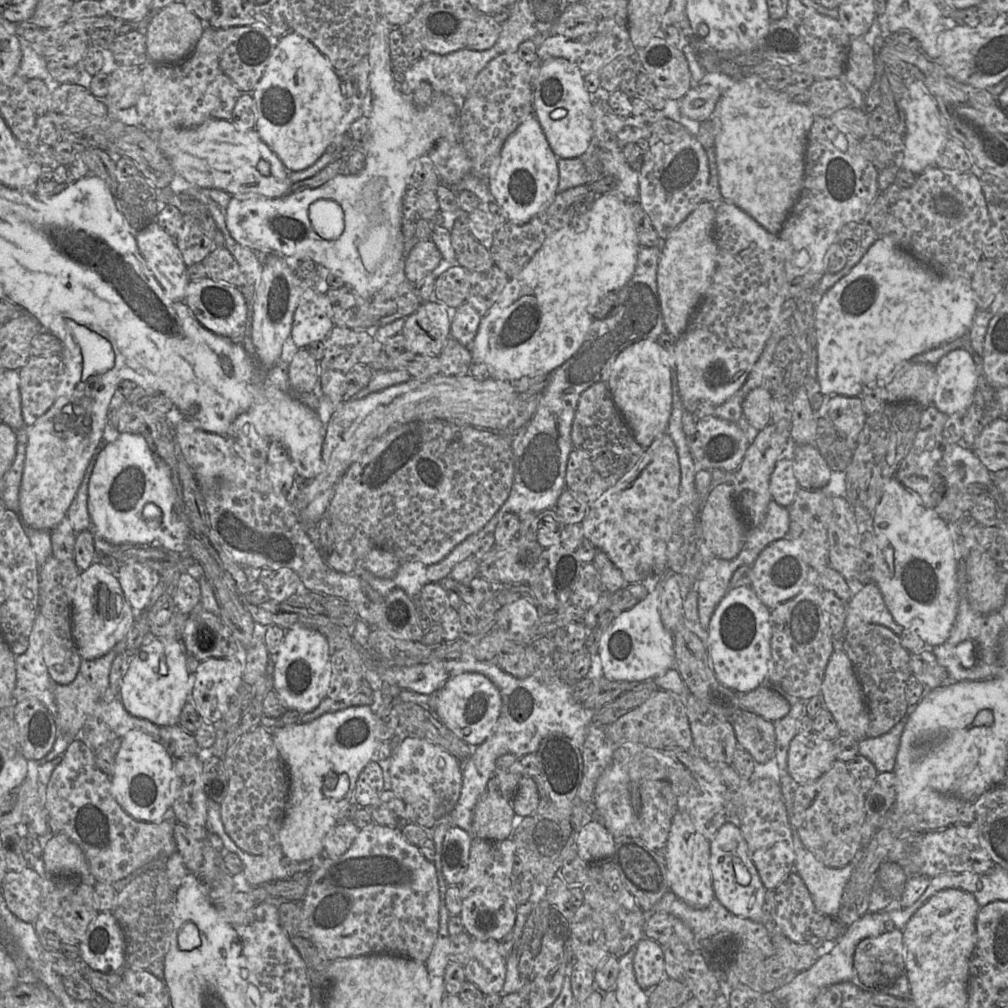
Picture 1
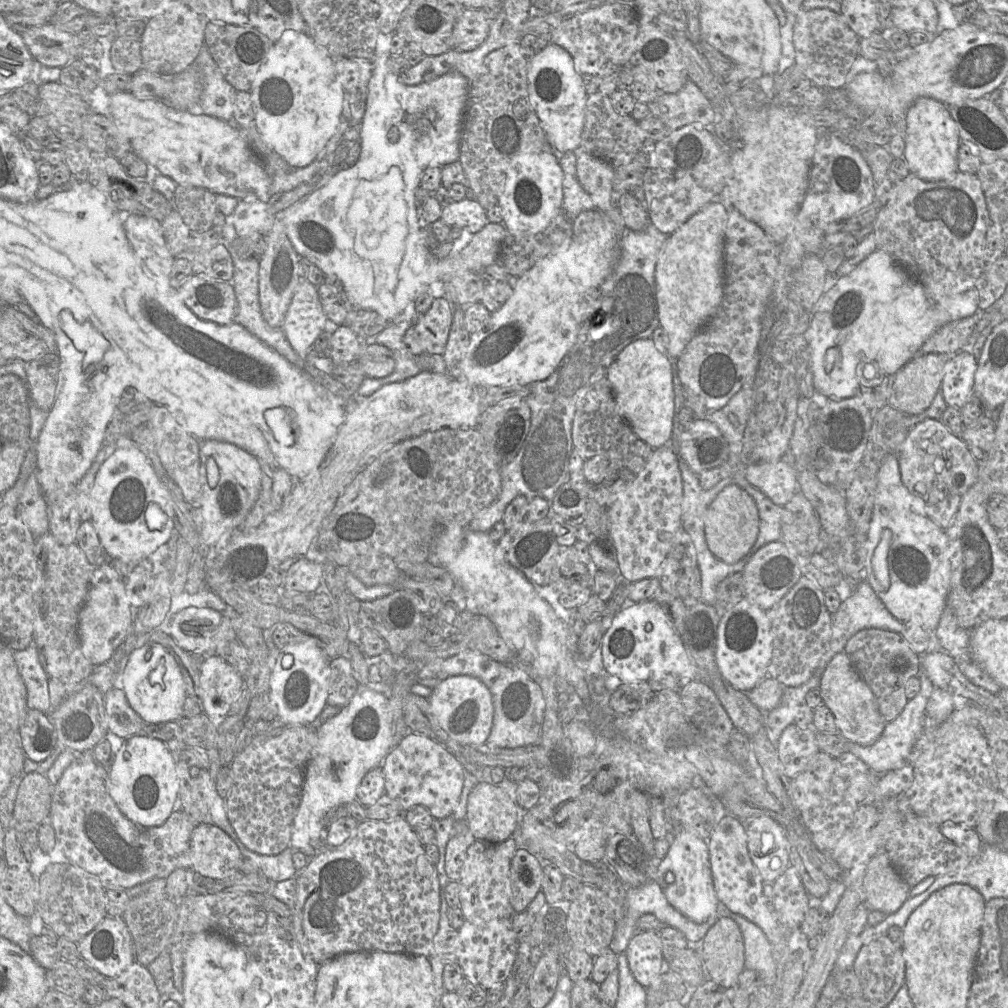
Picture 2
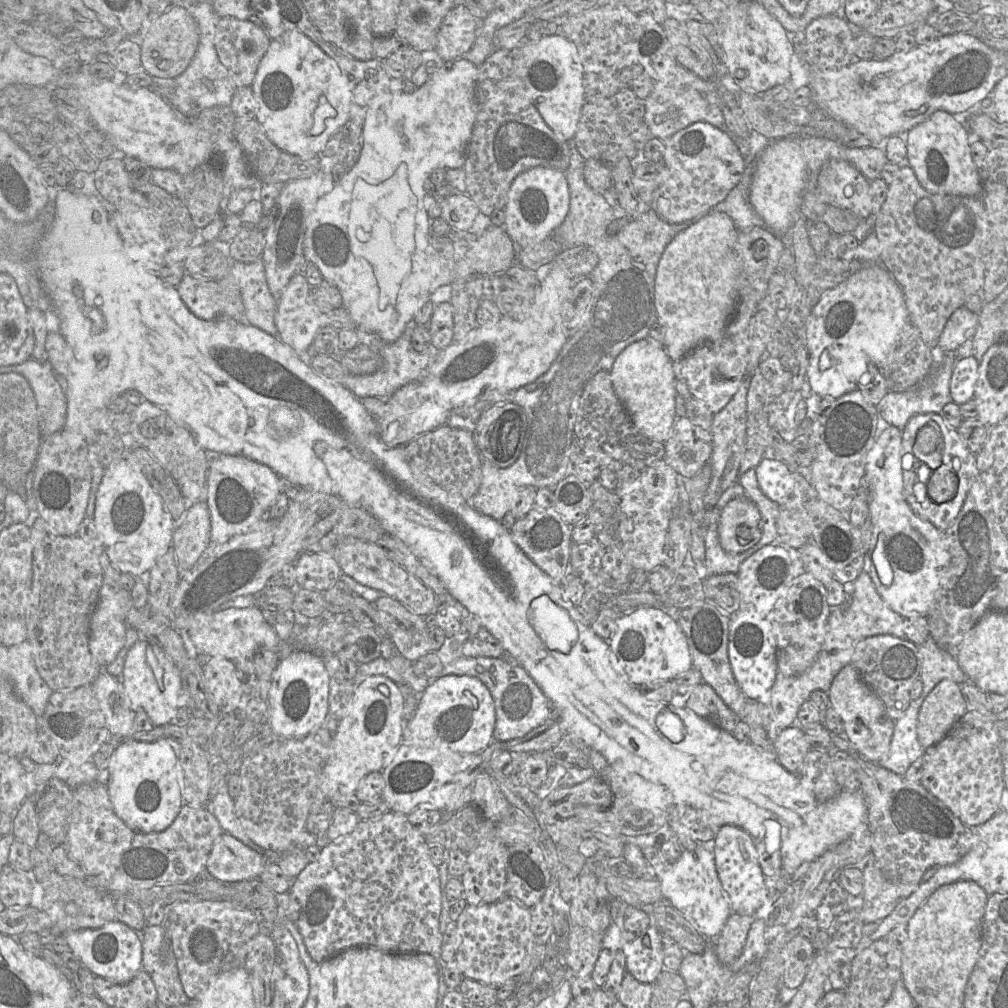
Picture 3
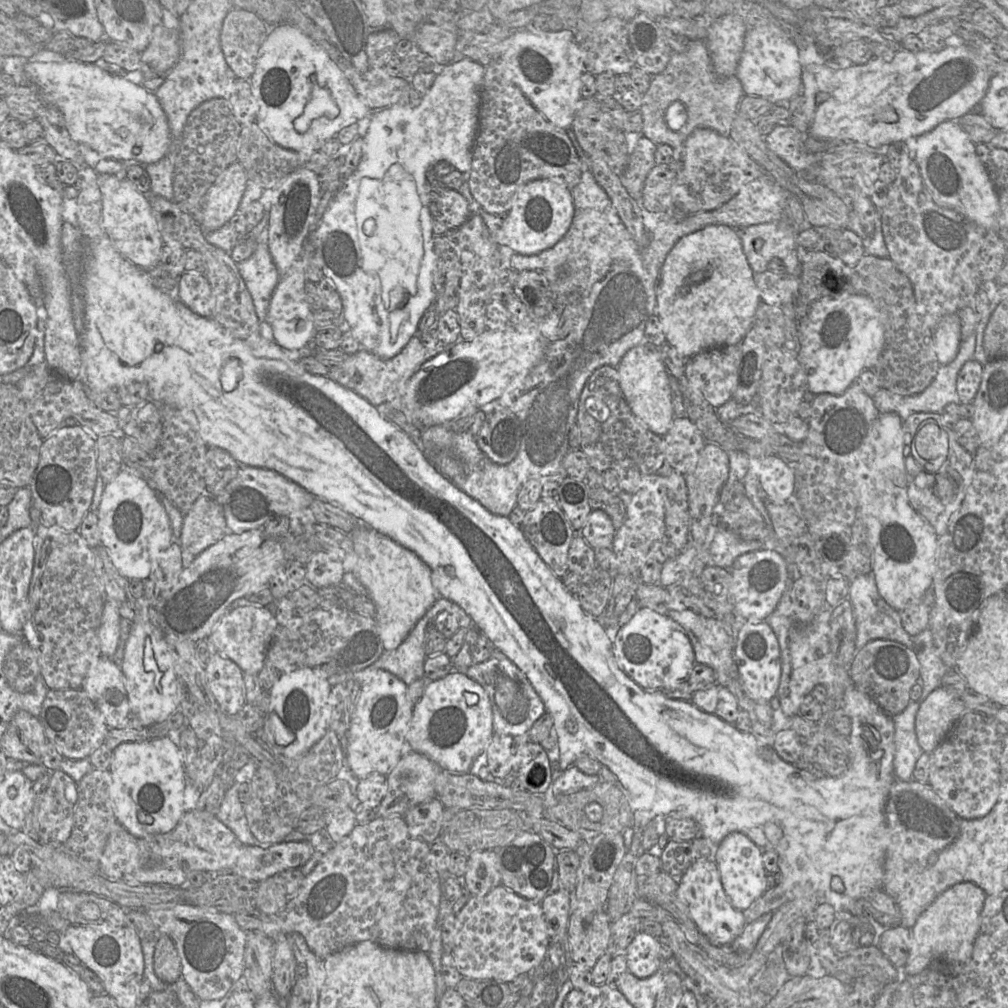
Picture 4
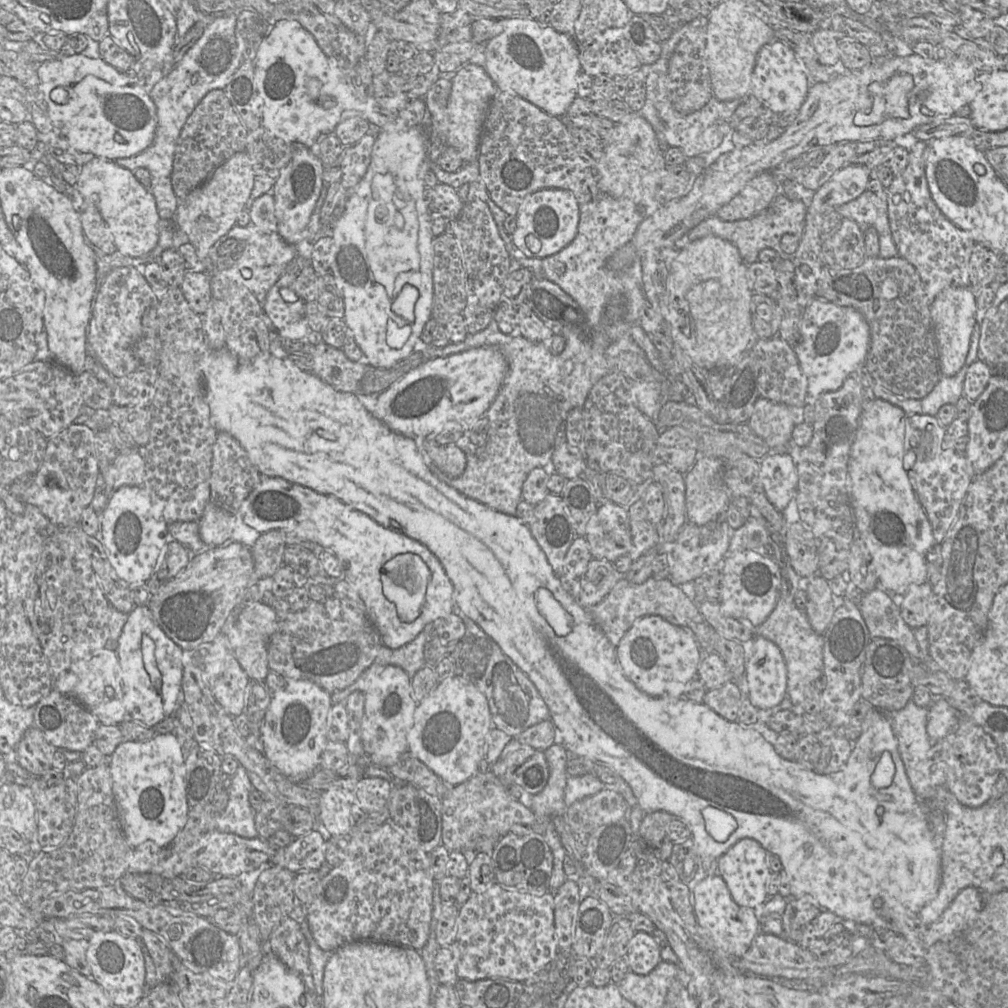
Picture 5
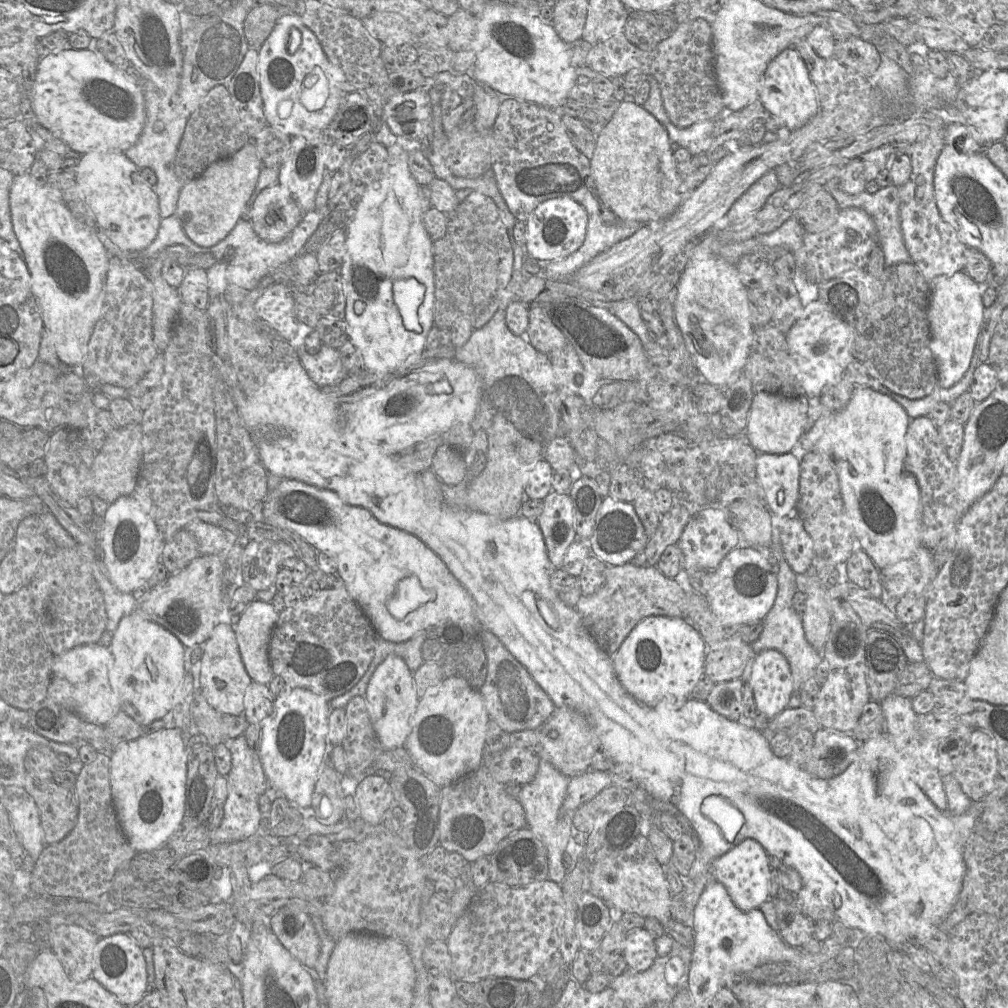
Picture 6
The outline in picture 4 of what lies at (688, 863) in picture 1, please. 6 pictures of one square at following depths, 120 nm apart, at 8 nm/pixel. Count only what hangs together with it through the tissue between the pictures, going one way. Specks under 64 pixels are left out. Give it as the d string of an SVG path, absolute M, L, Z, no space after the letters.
M698 859L682 875L678 885L678 897L688 908L690 917L699 930L714 945L728 947L744 931L744 913L730 902L720 878L715 861Z

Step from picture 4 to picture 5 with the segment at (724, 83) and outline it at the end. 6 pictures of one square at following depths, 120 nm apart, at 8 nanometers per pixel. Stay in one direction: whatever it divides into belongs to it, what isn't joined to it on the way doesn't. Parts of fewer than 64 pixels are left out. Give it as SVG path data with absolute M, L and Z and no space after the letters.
M683 23L669 39L661 41L662 52L659 59L650 66L644 66L646 67L646 99L640 112L636 112L651 124L659 142L665 141L668 146L680 148L687 158L708 154L719 146L724 136L732 131L730 118L741 100L721 101L712 96L704 107L690 114L680 113L674 109L668 90L670 59L679 42L693 31L699 30L699 27L702 26Z

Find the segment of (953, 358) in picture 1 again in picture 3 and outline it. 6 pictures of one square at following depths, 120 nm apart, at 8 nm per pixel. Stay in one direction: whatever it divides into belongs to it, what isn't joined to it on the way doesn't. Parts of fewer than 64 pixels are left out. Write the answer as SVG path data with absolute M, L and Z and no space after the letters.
M973 355L956 363L950 380L950 395L956 404L961 405L974 398L979 364L980 361Z

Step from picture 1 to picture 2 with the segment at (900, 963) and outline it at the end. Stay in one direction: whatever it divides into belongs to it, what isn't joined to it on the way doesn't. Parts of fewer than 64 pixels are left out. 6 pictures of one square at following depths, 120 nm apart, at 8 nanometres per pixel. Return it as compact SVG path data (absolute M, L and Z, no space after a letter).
M888 935L881 936L861 947L853 963L852 971L860 982L863 998L878 1006L887 1007L905 983L902 946L890 940Z

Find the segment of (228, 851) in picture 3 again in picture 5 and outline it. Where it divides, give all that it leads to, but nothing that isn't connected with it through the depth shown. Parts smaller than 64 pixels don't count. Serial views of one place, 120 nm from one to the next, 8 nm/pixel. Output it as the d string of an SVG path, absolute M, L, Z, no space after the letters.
M313 829L303 836L294 838L289 845L277 848L269 864L297 873L317 871L324 862L324 837L317 829Z

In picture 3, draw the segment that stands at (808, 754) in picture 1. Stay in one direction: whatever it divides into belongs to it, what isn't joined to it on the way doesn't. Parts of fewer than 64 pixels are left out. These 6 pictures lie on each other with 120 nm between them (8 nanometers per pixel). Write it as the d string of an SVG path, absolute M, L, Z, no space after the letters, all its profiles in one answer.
M798 724L789 726L778 733L774 753L779 763L789 772L799 774L811 745L805 730Z

